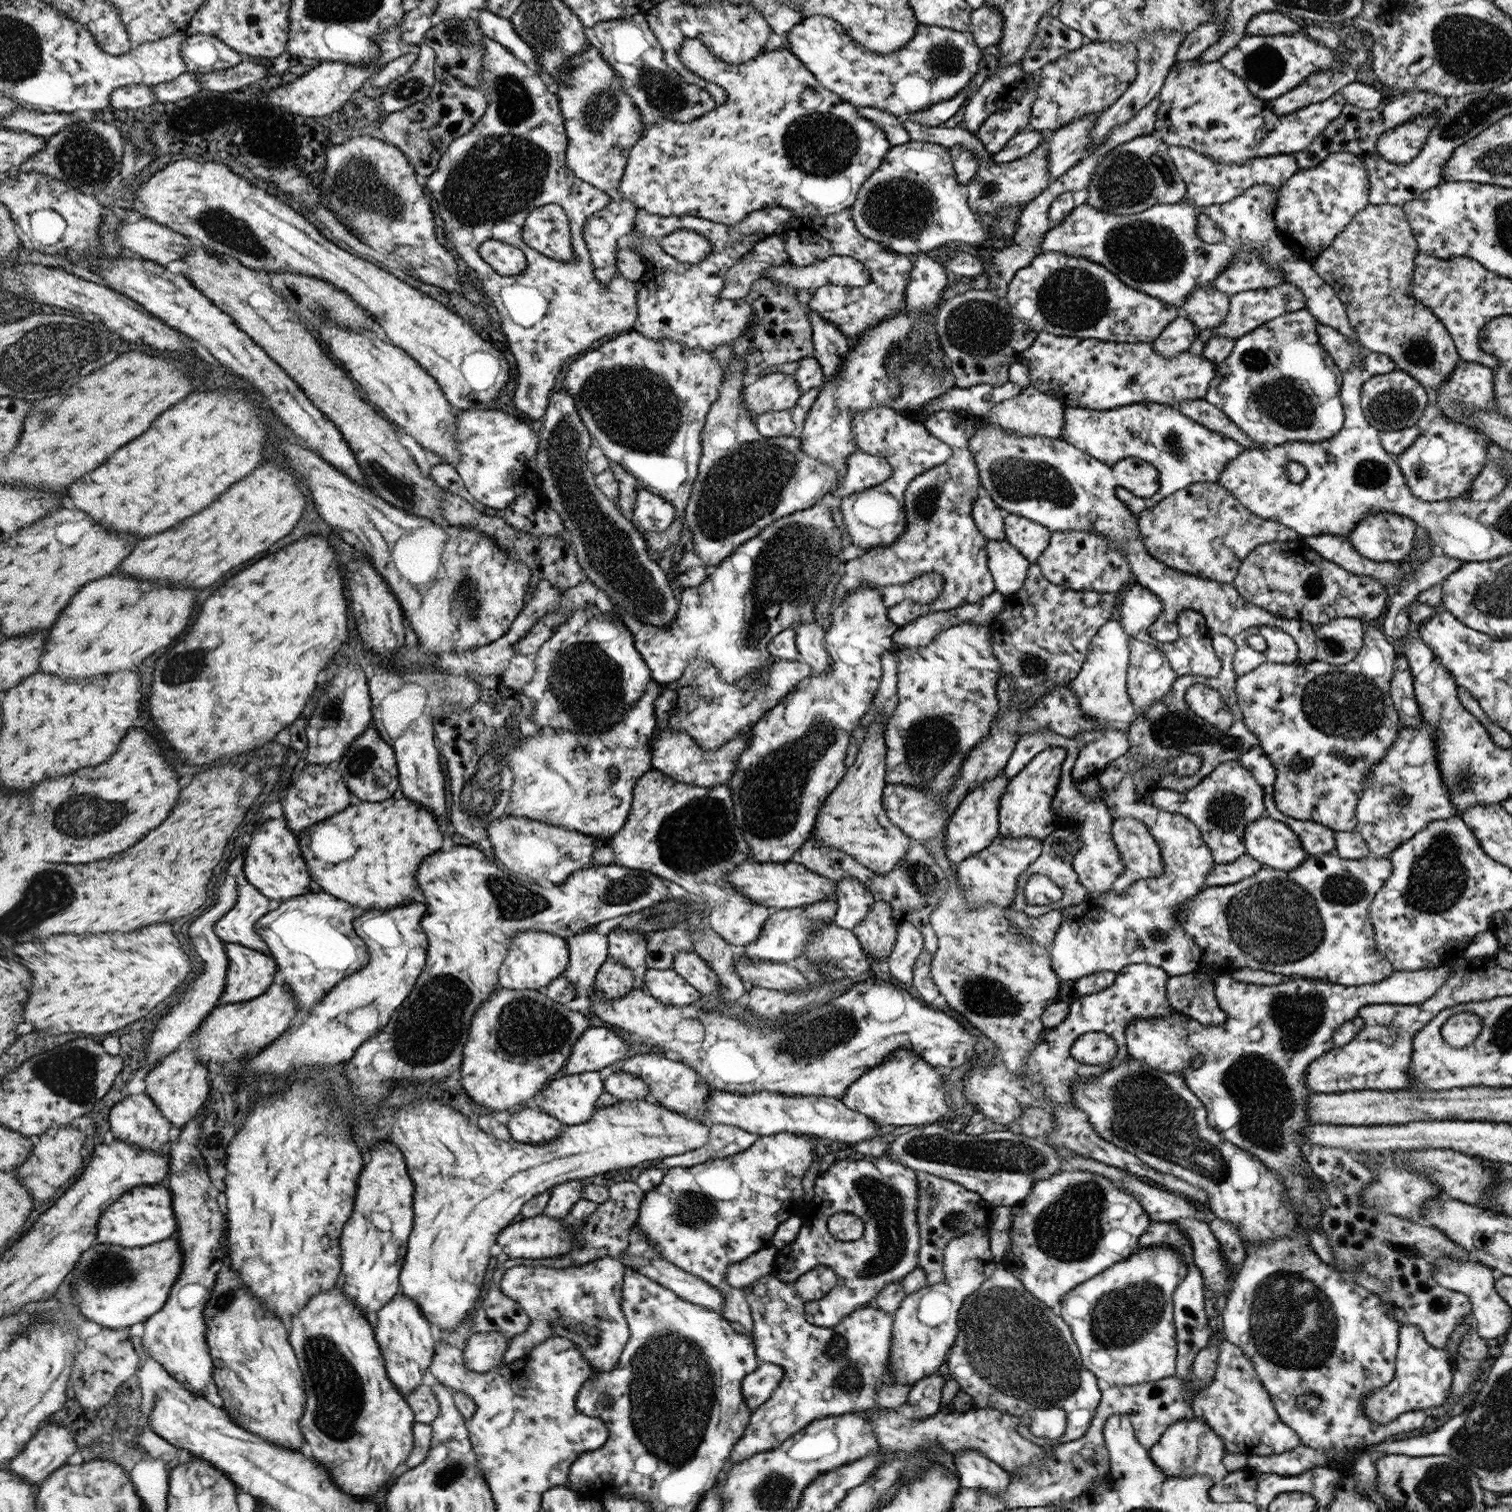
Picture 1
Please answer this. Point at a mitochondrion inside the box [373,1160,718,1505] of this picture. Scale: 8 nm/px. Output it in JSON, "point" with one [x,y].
{"point":[455,1470]}

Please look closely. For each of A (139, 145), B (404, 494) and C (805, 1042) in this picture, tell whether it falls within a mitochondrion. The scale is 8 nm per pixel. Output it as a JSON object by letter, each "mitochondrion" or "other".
{"A":"mitochondrion","B":"mitochondrion","C":"mitochondrion"}

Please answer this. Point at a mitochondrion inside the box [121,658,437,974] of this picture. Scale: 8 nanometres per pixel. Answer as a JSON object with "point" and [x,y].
{"point":[358,764]}

